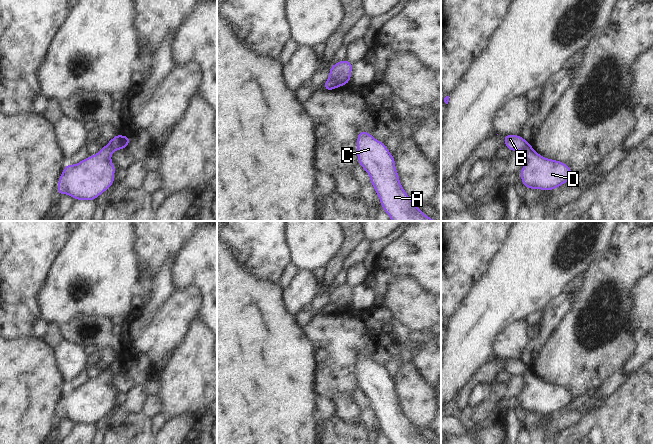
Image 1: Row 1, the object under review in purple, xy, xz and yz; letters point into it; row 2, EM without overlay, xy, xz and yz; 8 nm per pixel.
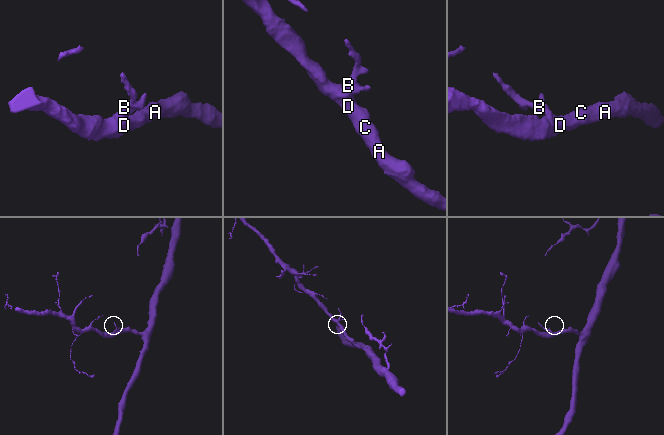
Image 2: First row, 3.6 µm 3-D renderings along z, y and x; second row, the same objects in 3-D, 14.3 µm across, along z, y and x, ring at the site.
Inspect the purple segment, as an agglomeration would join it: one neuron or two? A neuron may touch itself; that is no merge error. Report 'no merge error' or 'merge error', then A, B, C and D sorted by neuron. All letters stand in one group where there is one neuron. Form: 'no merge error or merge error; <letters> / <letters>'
merge error; A C D / B

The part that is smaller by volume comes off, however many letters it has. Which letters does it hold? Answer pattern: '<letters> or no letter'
B

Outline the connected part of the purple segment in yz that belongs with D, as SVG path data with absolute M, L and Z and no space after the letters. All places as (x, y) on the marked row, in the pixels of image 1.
M528 145L524 150L525 162L520 170L521 183L526 189L551 191L567 183L576 175L569 165L554 159L547 159Z

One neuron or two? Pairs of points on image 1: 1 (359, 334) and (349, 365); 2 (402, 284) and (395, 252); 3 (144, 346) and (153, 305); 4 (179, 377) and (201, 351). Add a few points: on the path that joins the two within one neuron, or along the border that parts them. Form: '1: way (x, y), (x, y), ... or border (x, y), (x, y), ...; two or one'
1: way (351, 342), (349, 344), (349, 357); one
2: border (421, 286), (411, 277), (397, 276), (384, 293); two
3: border (164, 303), (155, 312), (145, 329), (134, 339); two
4: way (185, 371), (193, 363), (195, 357); one

